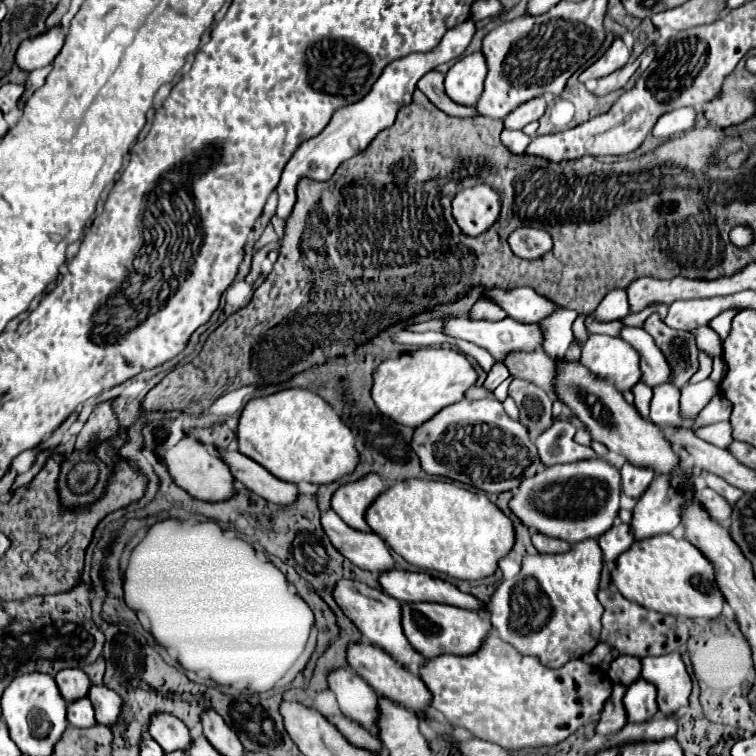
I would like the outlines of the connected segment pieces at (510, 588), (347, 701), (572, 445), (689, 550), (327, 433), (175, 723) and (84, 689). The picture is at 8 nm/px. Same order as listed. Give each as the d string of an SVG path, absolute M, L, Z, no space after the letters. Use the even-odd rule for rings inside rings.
M586 539L572 545L568 553L562 555L530 555L522 561L522 571L516 579L504 579L490 597L490 621L498 631L498 637L510 643L524 655L538 657L542 665L556 669L564 663L582 657L600 641L600 617L602 605L596 599L598 583L602 571L602 551L596 539Z
M348 665L332 669L328 673L328 687L336 693L340 711L344 715L360 723L372 735L378 735L376 729L378 695L368 687L368 683L360 675L356 675Z
M556 423L536 439L538 455L544 465L578 461L578 459L596 459L598 455L587 446L575 443L577 428L573 423Z
M670 533L632 543L632 547L616 559L610 581L628 601L666 615L714 619L722 613L724 605L724 597L714 583L714 569L710 561L690 541L674 539Z
M282 389L250 399L240 415L236 439L242 455L288 483L332 483L348 475L358 463L352 431L324 399L308 389Z
M156 711L156 715L152 715L148 733L164 749L164 753L172 753L176 749L188 751L192 743L192 735L188 733L188 727L180 723L180 719L176 719L174 715L162 711Z
M64 669L56 673L56 683L66 701L76 701L88 695L90 679L82 669Z

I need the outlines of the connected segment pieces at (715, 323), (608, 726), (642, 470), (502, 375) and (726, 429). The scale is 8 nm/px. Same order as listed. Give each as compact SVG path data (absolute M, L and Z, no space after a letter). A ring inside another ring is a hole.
M730 309L730 311L724 311L724 313L720 313L718 317L714 317L714 319L710 321L710 327L720 335L720 339L726 339L726 335L728 335L728 331L730 331L730 321L732 321L732 317L734 317L736 313L738 313L736 309Z
M612 683L612 695L608 697L608 701L606 701L604 709L602 709L596 733L604 733L604 735L616 733L628 723L624 703L622 703L624 691L626 691L626 687L622 683Z
M626 461L620 469L620 475L622 475L622 491L628 497L638 499L646 491L646 487L652 483L656 473L650 467L636 467Z
M494 363L494 367L488 371L488 377L486 377L486 381L484 381L484 387L488 389L488 391L494 391L502 381L506 381L510 377L510 373L508 373L508 369L506 367L502 367L500 363Z
M726 421L708 425L708 427L698 427L696 435L716 447L728 447L732 443L732 427Z

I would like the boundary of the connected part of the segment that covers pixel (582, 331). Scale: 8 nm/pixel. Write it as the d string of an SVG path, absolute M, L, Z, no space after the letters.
M580 315L580 317L574 321L574 325L572 325L576 343L578 343L580 347L582 347L582 345L586 343L586 339L588 339L588 331L586 331L586 327L584 327L584 317L586 317L586 315Z

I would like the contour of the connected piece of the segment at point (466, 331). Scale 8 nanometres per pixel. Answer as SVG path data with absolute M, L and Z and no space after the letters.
M452 317L452 319L444 321L442 333L448 337L464 339L478 347L488 349L496 361L502 361L510 351L536 351L542 345L542 331L538 325L536 327L526 325L526 323L514 321L510 317L506 317L502 321L474 321L470 317Z

